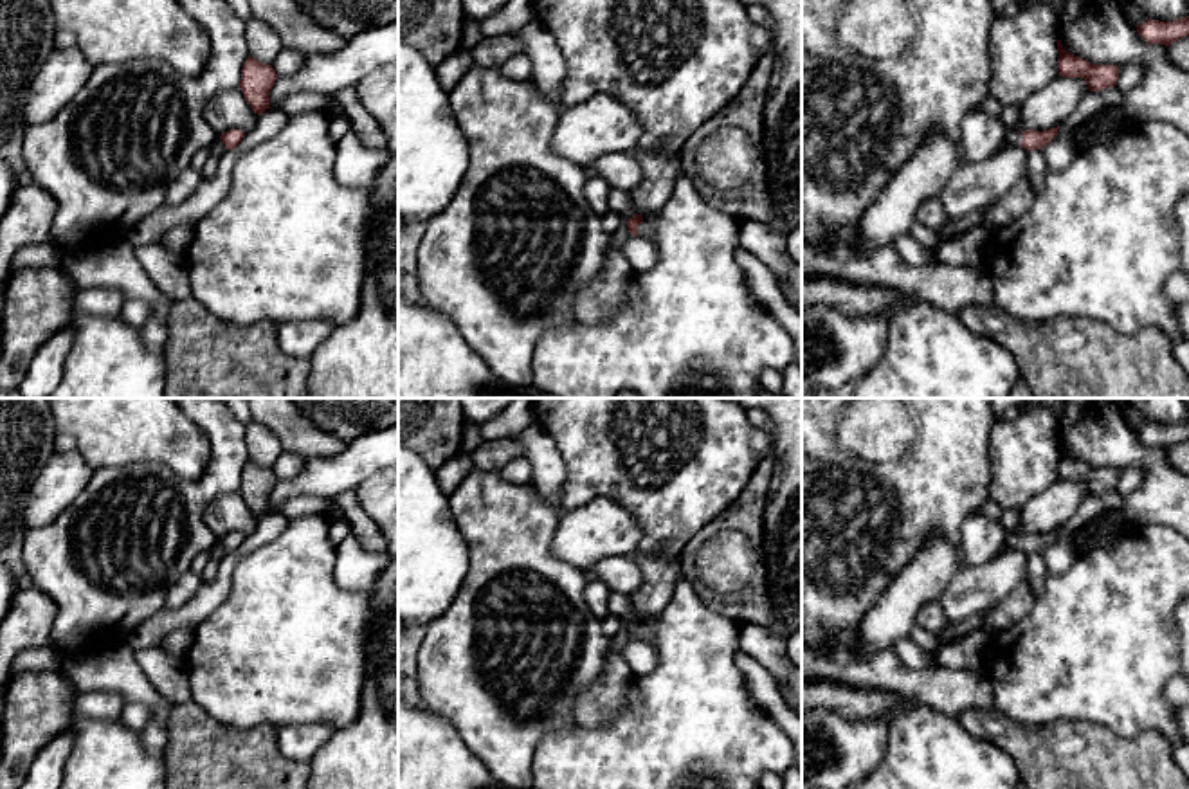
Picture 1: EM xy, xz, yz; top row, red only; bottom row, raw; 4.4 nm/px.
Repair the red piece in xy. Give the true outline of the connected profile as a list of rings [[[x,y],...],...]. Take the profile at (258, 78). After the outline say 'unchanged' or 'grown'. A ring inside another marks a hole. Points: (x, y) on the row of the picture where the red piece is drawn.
[[[247,58],[241,68],[240,90],[254,113],[263,113],[270,108],[270,92],[277,79],[272,65]]] | unchanged

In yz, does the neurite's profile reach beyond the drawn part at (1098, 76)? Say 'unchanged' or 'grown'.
unchanged

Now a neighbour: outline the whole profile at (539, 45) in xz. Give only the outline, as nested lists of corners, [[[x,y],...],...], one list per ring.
[[[533,20],[513,32],[522,43],[524,54],[533,65],[531,81],[537,90],[562,113],[560,86],[566,63],[548,29]]]

